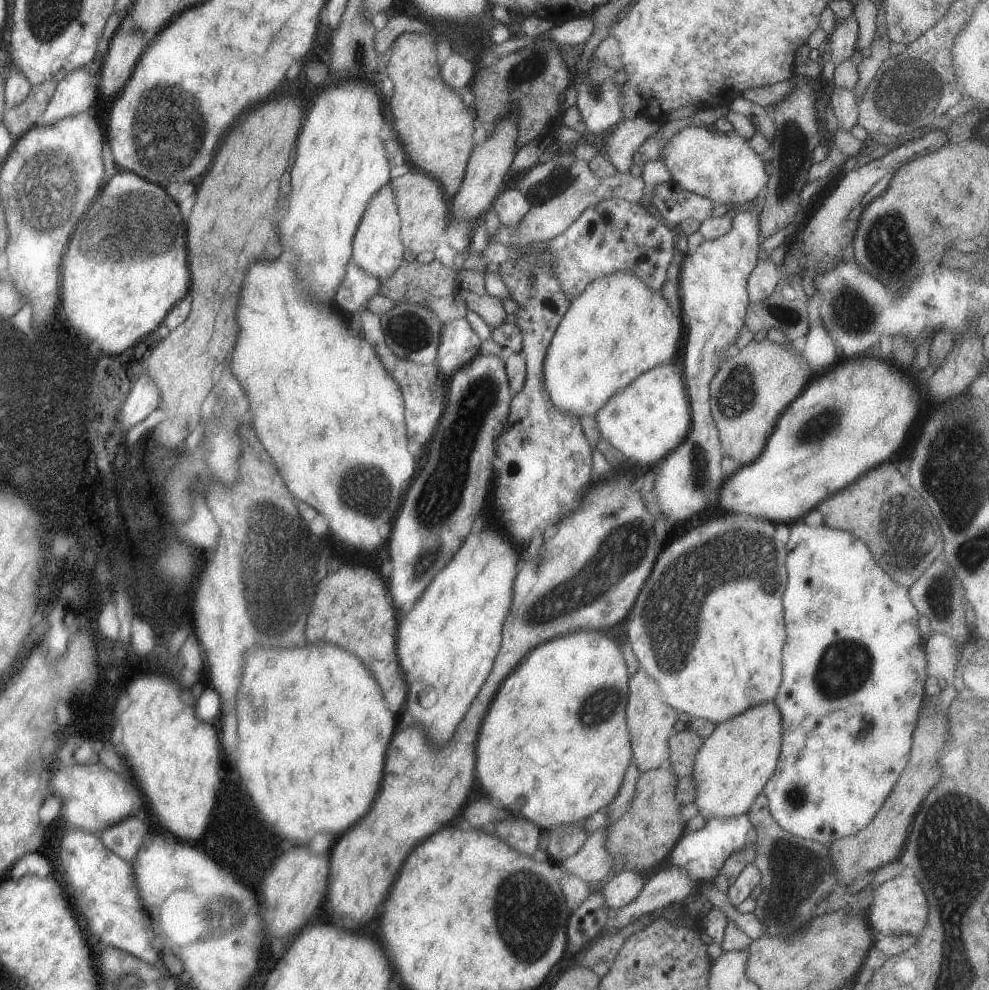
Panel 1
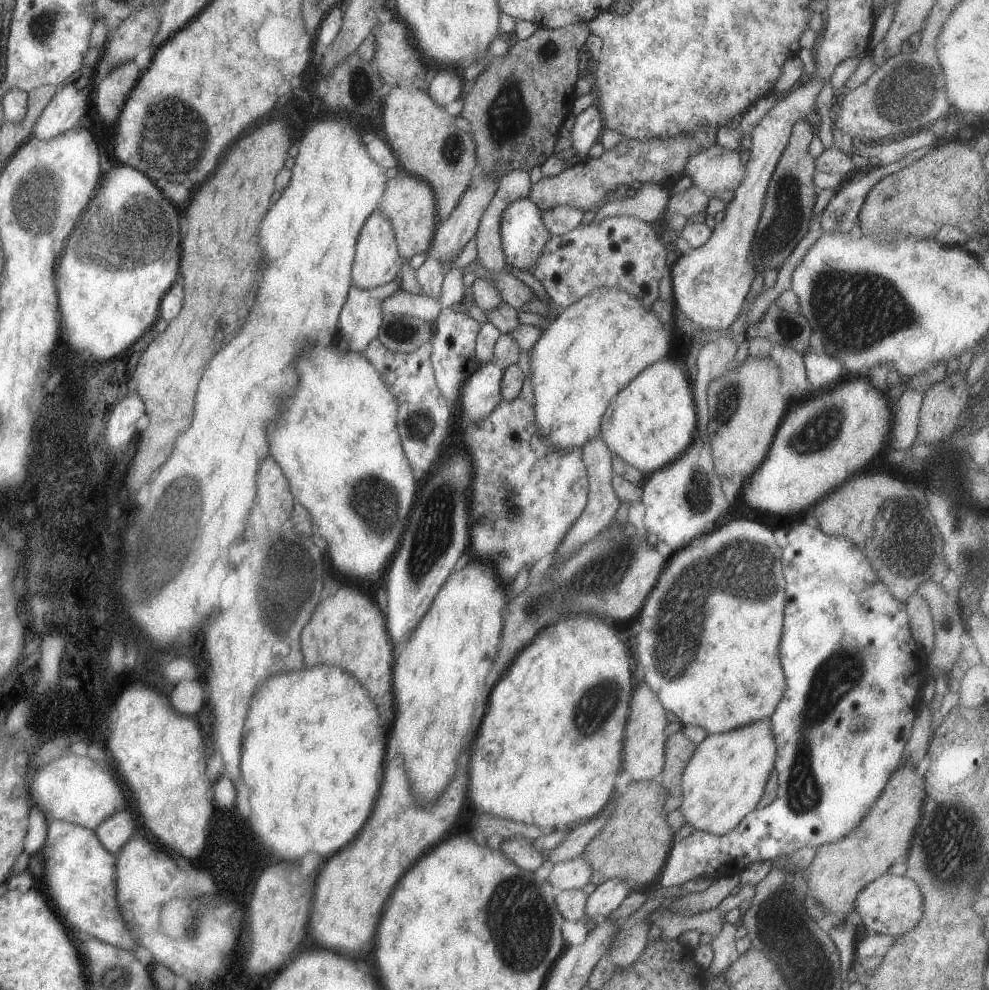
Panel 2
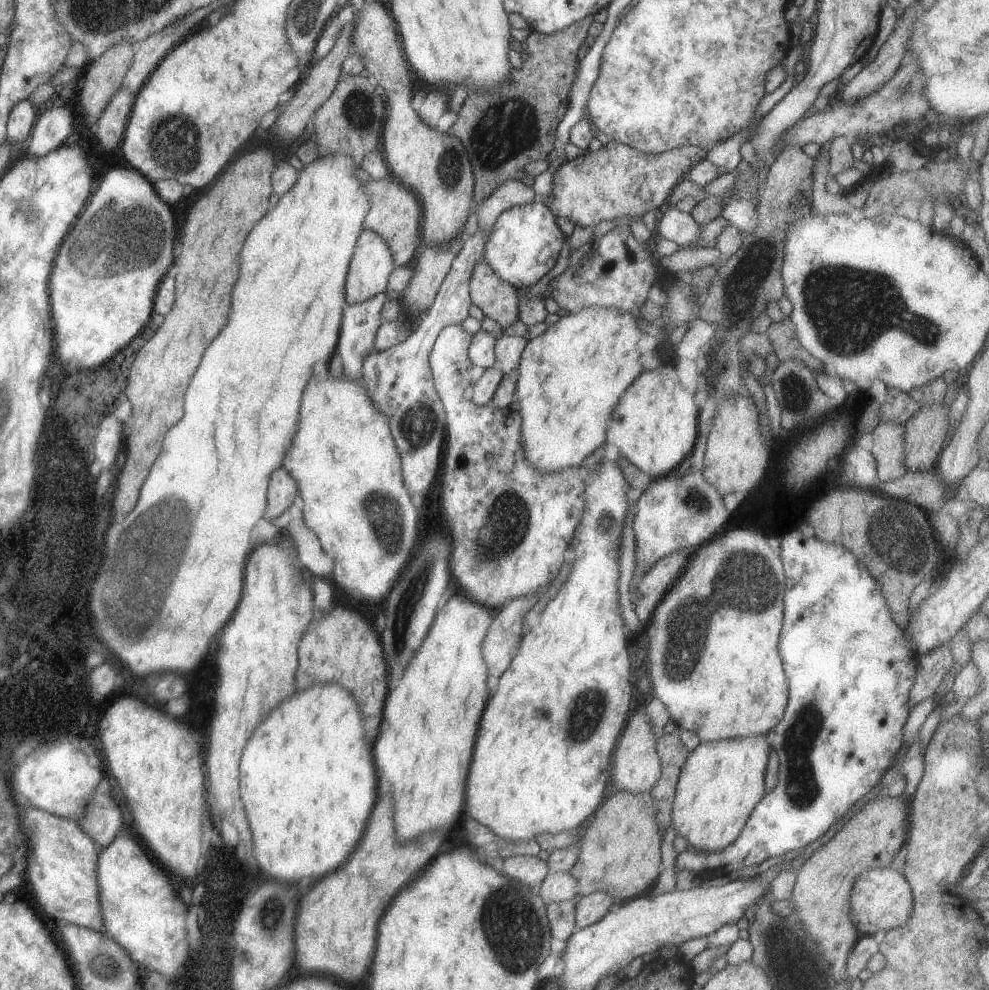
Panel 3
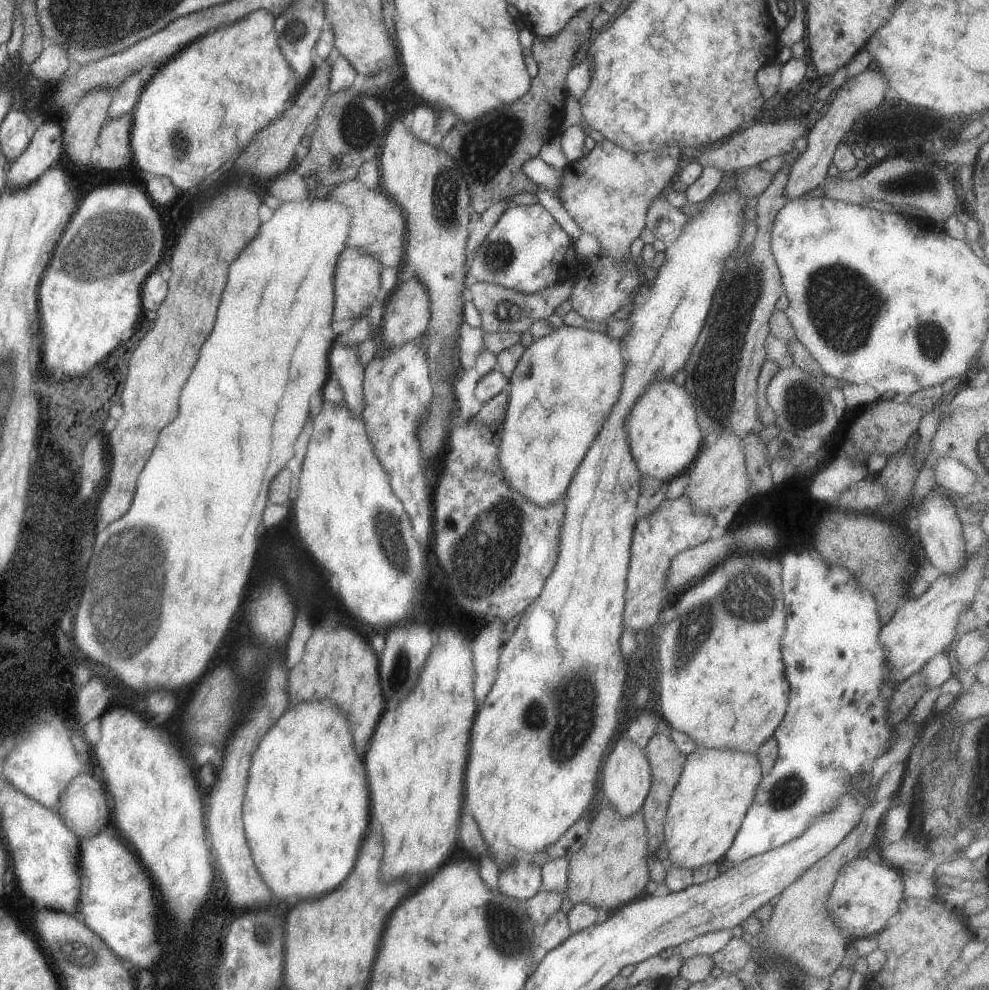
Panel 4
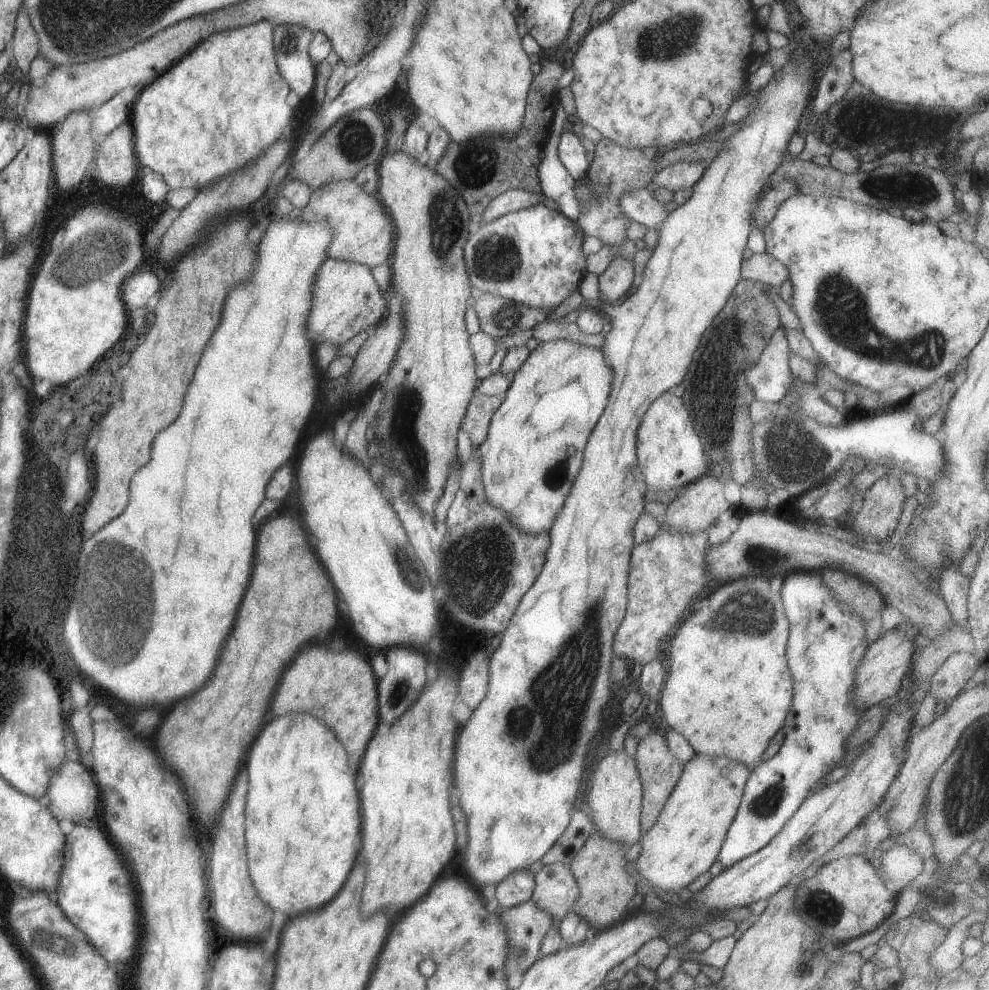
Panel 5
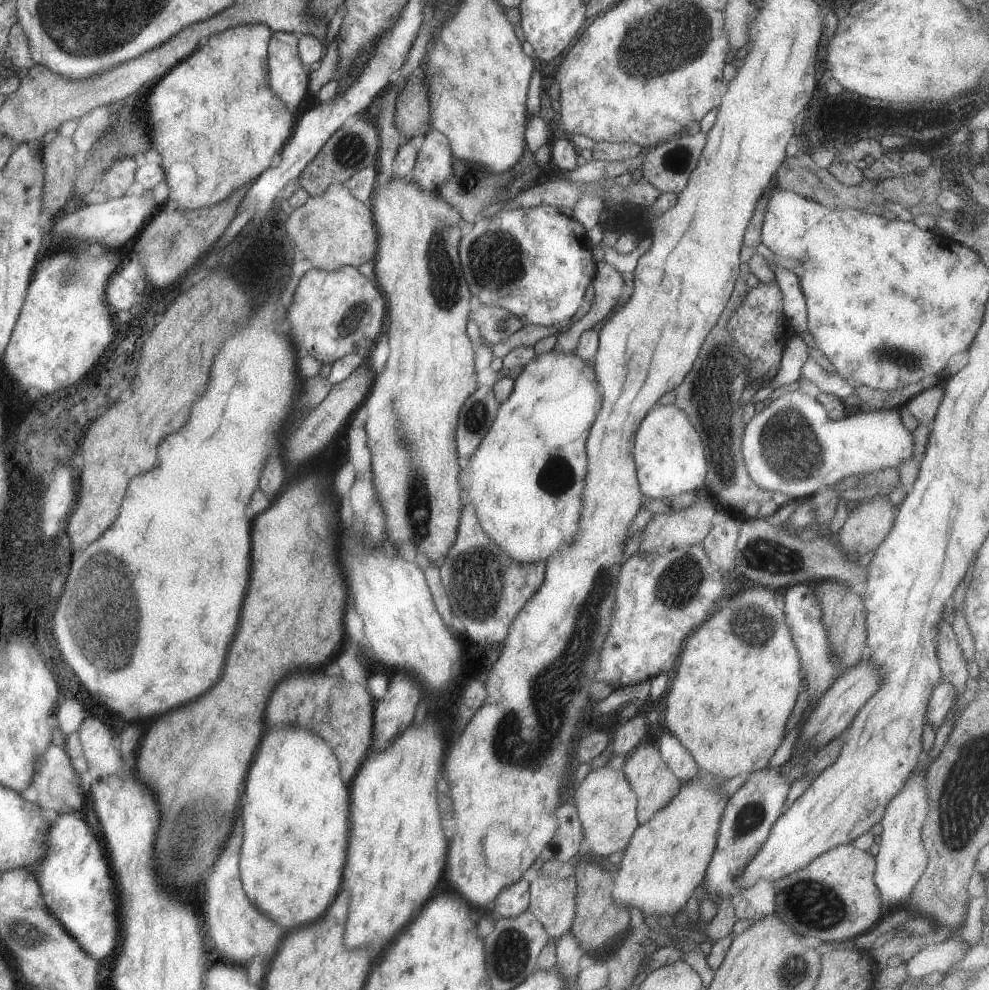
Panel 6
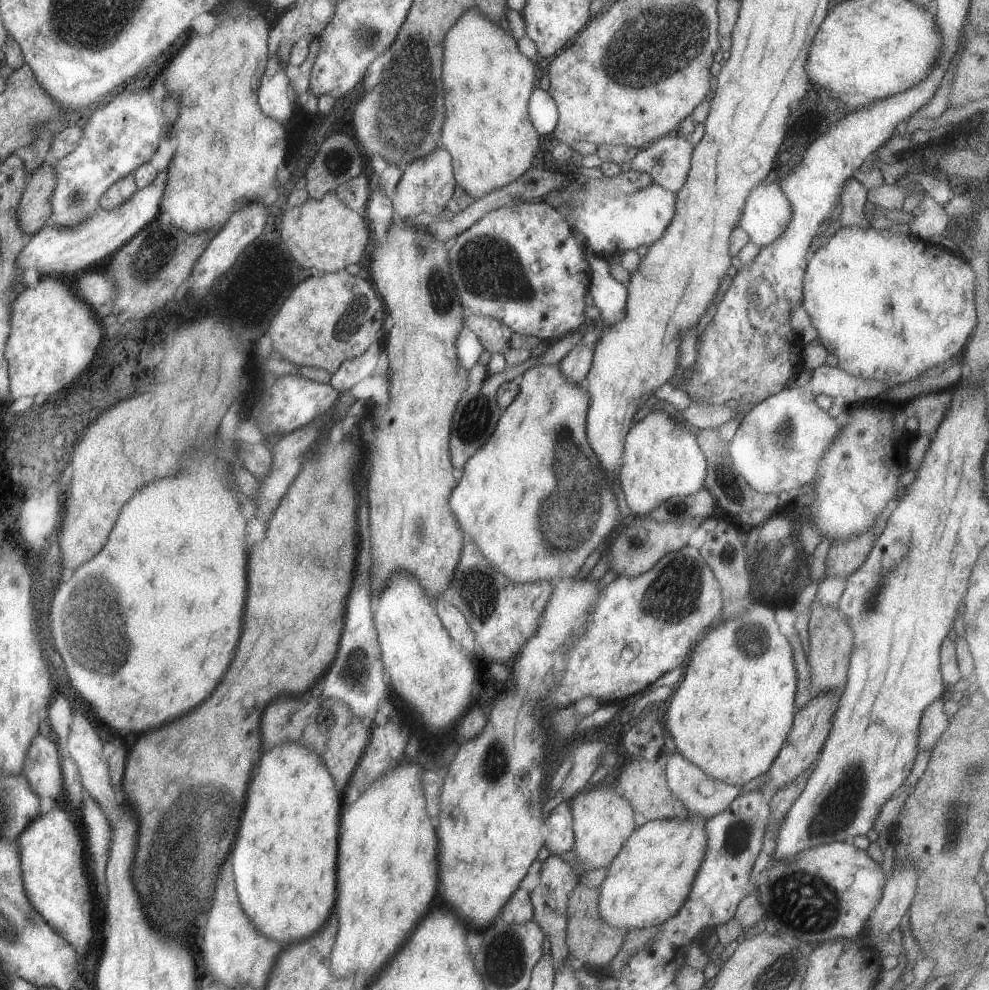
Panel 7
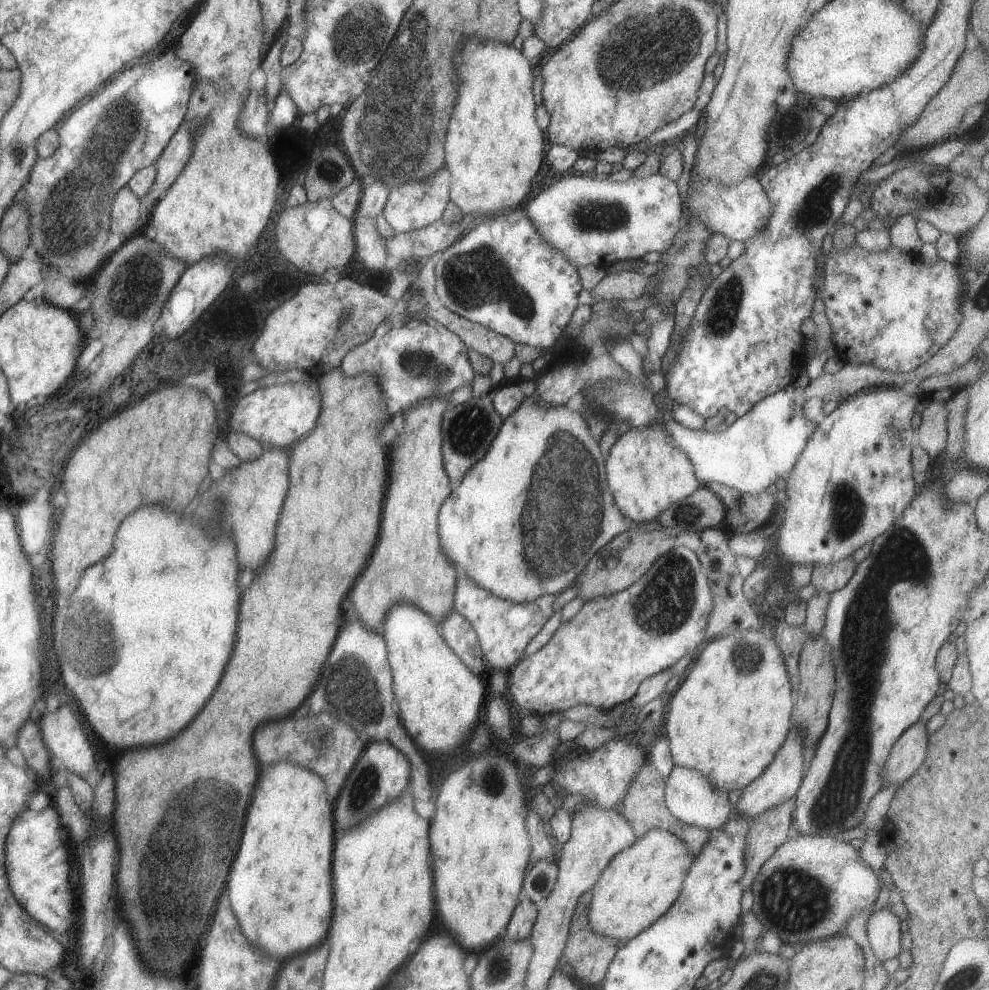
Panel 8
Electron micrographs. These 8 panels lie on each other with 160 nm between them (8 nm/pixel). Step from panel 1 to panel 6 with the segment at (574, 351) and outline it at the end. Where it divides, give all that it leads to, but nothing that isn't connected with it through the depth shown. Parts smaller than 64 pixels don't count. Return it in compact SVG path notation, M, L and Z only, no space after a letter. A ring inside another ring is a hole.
M550 351L535 355L528 364L523 366L522 372L514 378L510 396L498 407L490 430L484 435L476 452L472 455L472 460L470 460L470 478L472 478L472 482L470 483L469 502L474 505L478 520L480 520L481 527L486 531L486 534L502 548L503 553L511 556L514 560L521 563L532 562L532 564L542 561L545 564L550 556L558 552L563 544L569 543L578 532L579 516L583 507L582 491L585 487L585 476L588 472L586 443L590 427L598 418L602 404L601 400L601 388L593 364L580 358L576 352Z

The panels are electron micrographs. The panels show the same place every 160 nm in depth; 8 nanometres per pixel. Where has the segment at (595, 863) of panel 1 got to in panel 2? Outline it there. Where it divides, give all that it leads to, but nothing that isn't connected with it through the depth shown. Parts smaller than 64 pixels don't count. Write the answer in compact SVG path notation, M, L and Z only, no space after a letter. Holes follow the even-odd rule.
M583 854L564 862L554 863L548 882L559 891L582 889L591 882L593 868Z

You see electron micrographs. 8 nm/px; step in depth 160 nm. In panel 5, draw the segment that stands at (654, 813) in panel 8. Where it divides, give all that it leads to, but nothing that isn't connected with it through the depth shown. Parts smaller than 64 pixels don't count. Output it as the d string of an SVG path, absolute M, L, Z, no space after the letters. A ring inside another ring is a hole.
M662 732L660 734L647 734L640 739L634 756L643 782L643 801L640 808L640 833L641 838L646 836L661 815L664 803L674 790L683 771L683 762L668 748Z

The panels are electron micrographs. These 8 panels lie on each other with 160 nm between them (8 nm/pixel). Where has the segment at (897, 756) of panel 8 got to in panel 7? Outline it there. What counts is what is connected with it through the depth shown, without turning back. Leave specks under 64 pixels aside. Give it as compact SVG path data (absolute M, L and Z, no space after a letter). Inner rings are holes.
M946 697L931 703L922 714L918 734L918 750L931 751L936 747L942 734L949 728L951 718L944 712Z

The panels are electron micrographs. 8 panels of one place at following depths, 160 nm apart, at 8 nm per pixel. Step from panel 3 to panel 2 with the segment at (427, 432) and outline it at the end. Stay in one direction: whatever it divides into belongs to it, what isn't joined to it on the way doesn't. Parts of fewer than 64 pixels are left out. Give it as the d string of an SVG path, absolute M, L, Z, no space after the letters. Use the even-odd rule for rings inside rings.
M378 337L373 338L363 353L374 365L374 368L382 375L385 383L389 386L390 392L393 392L394 398L398 403L397 414L397 431L404 449L408 457L410 466L412 467L415 481L422 480L440 460L440 449L442 444L446 442L448 434L450 434L450 422L452 422L452 410L446 397L438 388L433 364L431 363L431 340L424 343L416 352L413 353L395 353L390 351L382 344Z

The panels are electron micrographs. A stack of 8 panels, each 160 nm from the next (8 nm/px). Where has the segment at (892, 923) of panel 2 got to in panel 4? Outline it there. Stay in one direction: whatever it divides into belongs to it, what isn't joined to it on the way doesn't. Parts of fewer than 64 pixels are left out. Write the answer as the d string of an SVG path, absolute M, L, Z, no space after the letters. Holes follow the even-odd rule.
M866 856L847 862L830 893L827 907L835 925L850 939L876 936L895 919L904 903L904 879L899 869L883 861L871 862Z

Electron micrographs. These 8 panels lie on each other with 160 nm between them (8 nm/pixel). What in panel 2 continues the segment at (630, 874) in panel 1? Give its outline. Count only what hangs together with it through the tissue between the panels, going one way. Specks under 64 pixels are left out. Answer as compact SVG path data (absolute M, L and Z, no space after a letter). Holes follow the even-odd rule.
M613 878L599 884L592 894L587 895L586 918L599 920L609 917L631 892L629 882L621 878Z

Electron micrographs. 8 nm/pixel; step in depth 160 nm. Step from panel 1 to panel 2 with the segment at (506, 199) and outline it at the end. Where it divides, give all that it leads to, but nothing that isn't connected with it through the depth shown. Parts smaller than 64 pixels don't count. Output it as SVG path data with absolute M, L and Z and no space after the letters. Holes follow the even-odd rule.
M528 197L516 199L502 212L500 234L507 264L529 271L542 254L552 234L541 214L542 211Z

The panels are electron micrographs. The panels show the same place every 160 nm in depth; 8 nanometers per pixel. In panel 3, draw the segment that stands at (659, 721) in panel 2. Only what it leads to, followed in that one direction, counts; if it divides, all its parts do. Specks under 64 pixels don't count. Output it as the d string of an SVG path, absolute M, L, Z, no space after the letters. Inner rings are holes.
M644 705L638 708L626 728L618 738L618 748L613 752L613 770L611 772L612 791L630 791L633 793L650 792L661 777L662 763L657 751L658 735L650 722L650 717Z

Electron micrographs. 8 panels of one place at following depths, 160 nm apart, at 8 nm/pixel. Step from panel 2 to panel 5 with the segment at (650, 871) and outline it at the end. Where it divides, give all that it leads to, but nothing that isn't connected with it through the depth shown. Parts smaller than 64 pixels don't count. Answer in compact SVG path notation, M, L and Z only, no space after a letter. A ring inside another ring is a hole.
M597 830L588 837L569 866L579 886L579 897L574 901L573 911L582 915L598 931L619 923L634 906L632 898L637 893L637 884L626 869L629 861L626 852L629 849Z

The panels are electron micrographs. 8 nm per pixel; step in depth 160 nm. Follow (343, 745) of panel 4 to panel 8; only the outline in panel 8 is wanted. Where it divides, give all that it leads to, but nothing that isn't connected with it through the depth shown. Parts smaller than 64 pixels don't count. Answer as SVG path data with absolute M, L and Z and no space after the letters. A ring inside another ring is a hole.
M278 761L264 769L260 773L250 797L248 812L245 816L246 824L244 824L244 832L242 832L242 848L238 848L238 860L234 860L234 872L230 872L227 895L230 896L230 900L234 900L234 912L238 912L238 920L242 920L242 932L248 938L248 942L269 954L270 957L280 958L280 960L286 962L286 958L290 960L290 956L309 951L310 948L318 946L326 939L330 920L332 920L332 894L334 894L332 890L332 846L334 846L334 818L332 818L332 812L334 804L329 801L327 784L324 779L310 769L292 761Z

